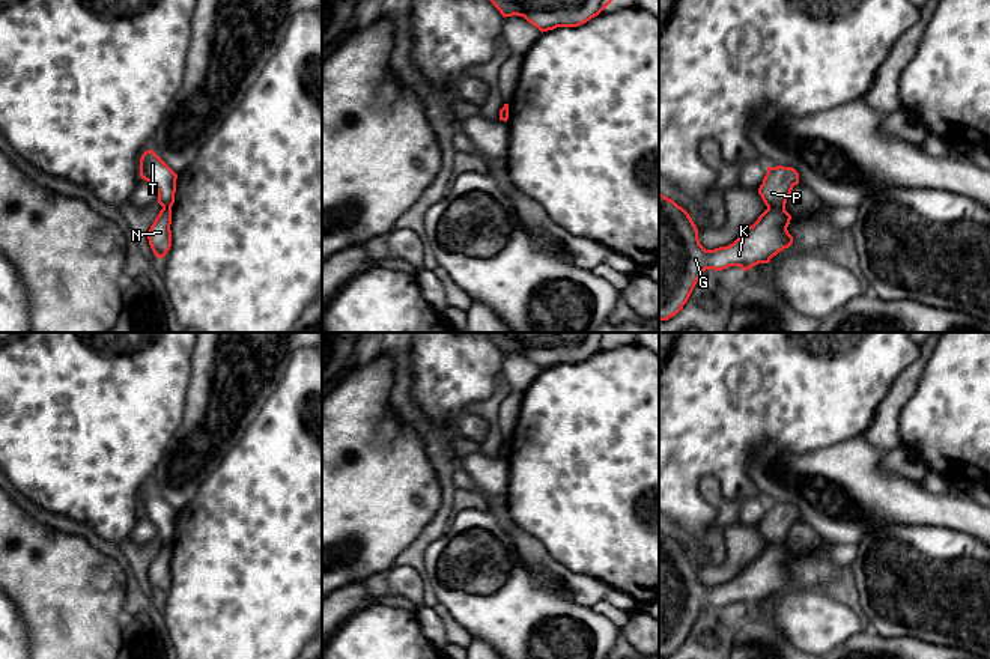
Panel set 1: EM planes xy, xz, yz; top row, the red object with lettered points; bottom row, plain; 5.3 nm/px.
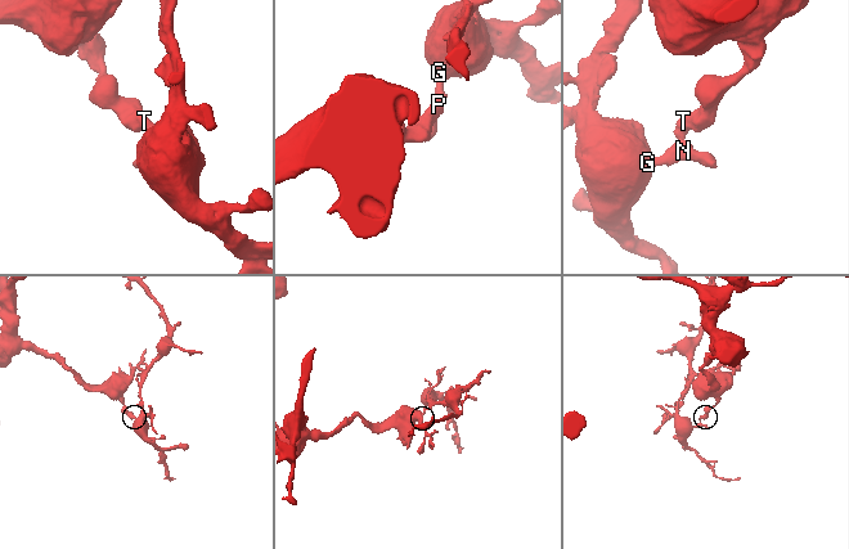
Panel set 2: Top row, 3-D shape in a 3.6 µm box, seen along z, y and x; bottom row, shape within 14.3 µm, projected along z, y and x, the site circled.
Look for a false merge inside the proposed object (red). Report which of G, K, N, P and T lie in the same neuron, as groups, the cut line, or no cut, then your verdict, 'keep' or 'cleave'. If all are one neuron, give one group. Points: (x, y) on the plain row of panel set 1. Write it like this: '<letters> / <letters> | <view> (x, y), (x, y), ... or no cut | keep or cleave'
G K N / P T | yz (768, 543), (784, 545) | cleave

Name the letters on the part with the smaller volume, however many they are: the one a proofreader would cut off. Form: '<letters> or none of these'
G, K, N

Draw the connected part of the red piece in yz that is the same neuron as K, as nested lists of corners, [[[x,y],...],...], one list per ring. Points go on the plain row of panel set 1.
[[[659,530],[659,657],[683,645],[706,606],[740,603],[748,608],[788,585],[793,581],[787,567],[790,557],[785,545],[767,545],[733,581],[706,587],[689,551]]]

